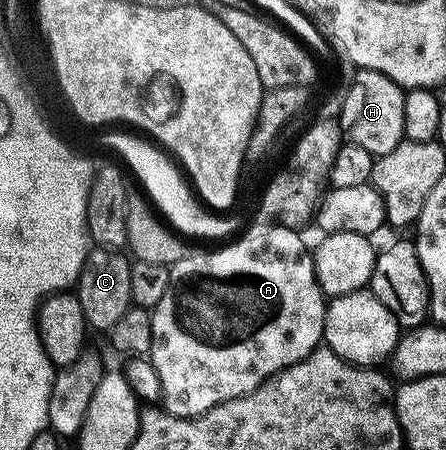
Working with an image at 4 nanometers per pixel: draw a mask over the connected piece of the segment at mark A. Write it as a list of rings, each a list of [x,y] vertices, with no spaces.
[[[280,225],[259,226],[261,227],[251,228],[242,239],[234,238],[232,241],[226,242],[226,247],[221,247],[218,251],[201,251],[198,255],[186,254],[185,258],[169,268],[171,285],[167,285],[167,293],[163,296],[163,301],[159,301],[159,305],[152,308],[151,311],[153,316],[151,349],[147,358],[149,362],[155,365],[155,373],[159,373],[160,402],[163,404],[164,410],[173,415],[178,415],[184,419],[194,419],[196,415],[202,415],[215,409],[215,405],[223,405],[223,401],[243,397],[254,391],[264,379],[270,379],[271,376],[278,375],[283,368],[303,361],[322,342],[325,334],[327,297],[321,292],[321,287],[317,284],[310,248],[305,248],[304,241],[297,236],[298,232],[294,228]]]

